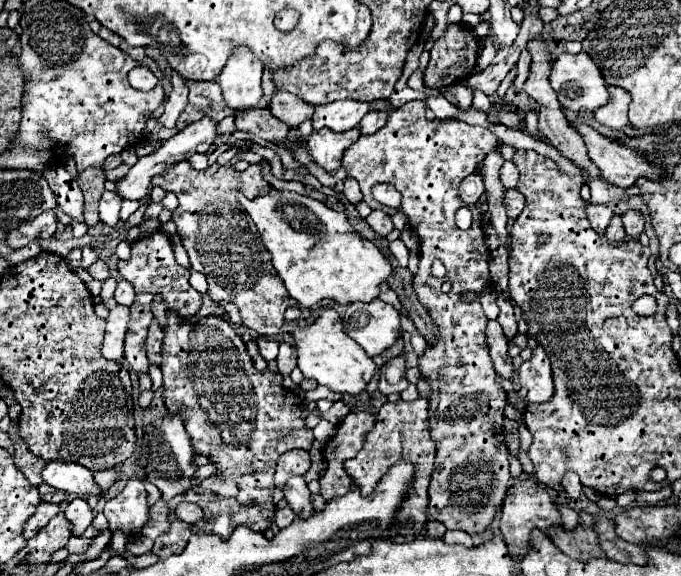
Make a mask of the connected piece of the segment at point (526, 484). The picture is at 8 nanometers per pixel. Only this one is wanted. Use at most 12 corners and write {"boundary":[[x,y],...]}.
{"boundary":[[516,479],[502,509],[502,535],[516,557],[534,527],[560,521],[546,487]]}

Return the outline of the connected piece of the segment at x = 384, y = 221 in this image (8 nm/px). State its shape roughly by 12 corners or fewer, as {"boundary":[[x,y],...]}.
{"boundary":[[372,211],[366,217],[380,237],[394,229],[390,215]]}

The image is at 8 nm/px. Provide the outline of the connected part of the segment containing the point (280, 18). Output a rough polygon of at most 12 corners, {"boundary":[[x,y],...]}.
{"boundary":[[280,11],[276,15],[276,27],[290,31],[296,25],[294,11]]}

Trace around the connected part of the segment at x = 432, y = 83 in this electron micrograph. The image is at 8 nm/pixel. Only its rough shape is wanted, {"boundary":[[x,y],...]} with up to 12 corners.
{"boundary":[[452,23],[430,49],[424,85],[468,79],[478,61],[478,35]]}

